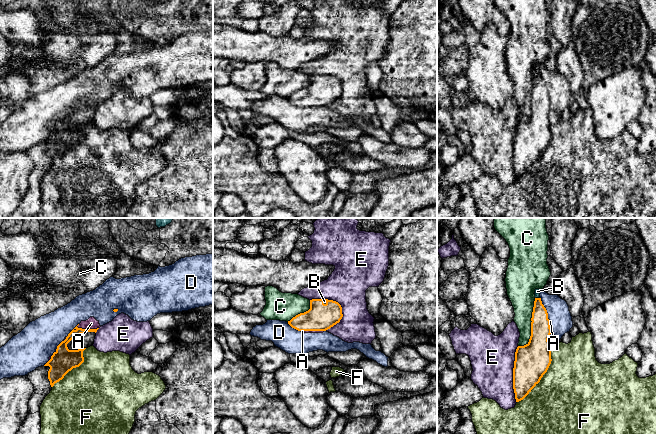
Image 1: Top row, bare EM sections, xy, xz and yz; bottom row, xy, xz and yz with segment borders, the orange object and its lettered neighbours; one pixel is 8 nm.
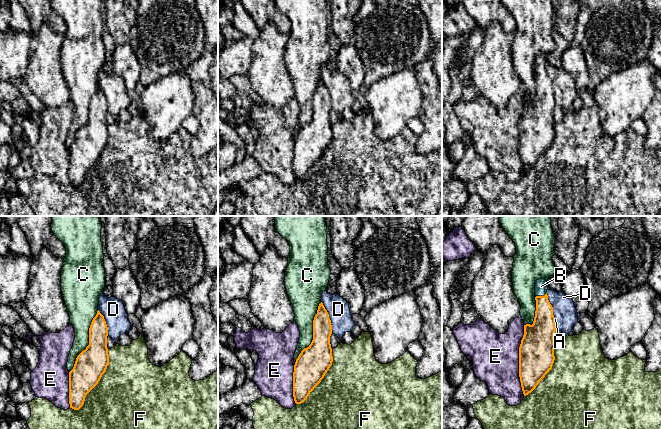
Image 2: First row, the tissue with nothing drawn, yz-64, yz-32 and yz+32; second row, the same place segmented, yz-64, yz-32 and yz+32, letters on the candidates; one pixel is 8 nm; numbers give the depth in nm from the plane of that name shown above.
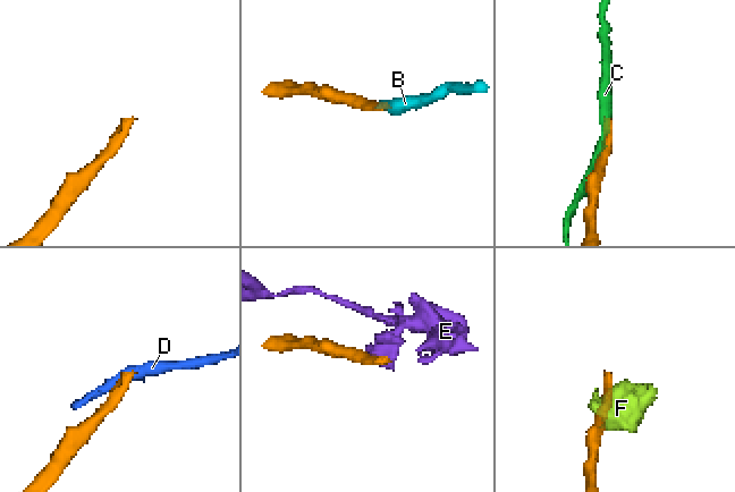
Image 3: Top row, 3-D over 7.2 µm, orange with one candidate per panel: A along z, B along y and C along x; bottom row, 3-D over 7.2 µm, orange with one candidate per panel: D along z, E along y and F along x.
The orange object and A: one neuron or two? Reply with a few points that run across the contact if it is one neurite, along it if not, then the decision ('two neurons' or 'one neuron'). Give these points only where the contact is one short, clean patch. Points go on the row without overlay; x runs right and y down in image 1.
two neurons

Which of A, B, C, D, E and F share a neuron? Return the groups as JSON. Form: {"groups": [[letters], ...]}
{"groups": [["A", "D"], ["B"], ["C"], ["E"], ["F"]]}

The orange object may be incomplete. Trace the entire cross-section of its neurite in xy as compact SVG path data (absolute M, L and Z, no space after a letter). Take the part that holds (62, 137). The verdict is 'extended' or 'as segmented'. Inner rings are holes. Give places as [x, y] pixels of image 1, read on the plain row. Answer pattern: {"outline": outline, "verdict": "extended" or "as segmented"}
{"outline": "M77 102L68 110L66 115L62 117L56 127L51 132L51 135L44 141L49 142L48 155L51 163L59 158L73 144L79 143L84 138L83 127L86 124L78 126L69 126L67 120L76 112L86 108L97 108L97 105L82 105Z", "verdict": "as segmented"}

